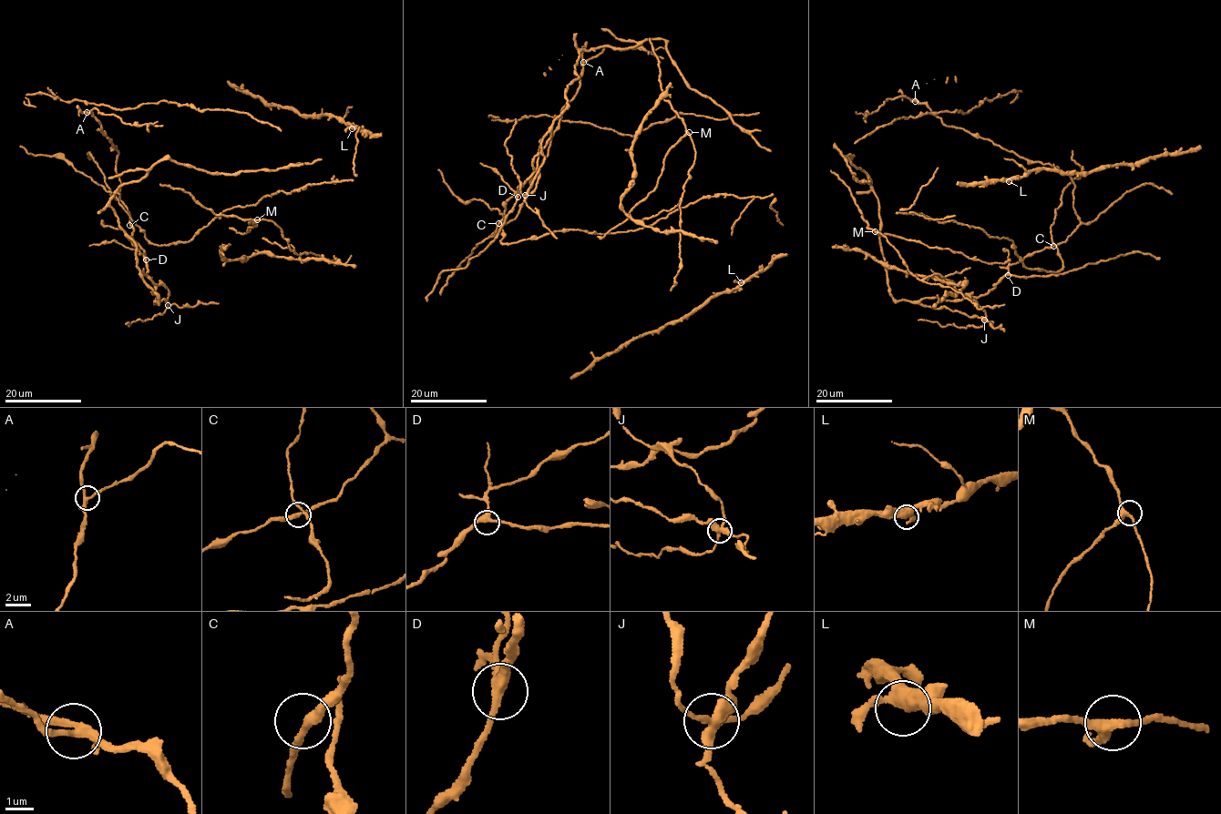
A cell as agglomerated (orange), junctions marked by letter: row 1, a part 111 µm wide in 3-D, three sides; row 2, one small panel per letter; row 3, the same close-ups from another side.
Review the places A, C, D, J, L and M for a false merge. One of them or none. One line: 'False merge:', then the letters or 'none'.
False merge: J

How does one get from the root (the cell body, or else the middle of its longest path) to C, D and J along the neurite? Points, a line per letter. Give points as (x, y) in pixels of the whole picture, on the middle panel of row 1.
C: (537, 238), (502, 243), (502, 226), (498, 223)
D: (537, 238), (501, 242), (504, 235), (499, 222), (504, 216), (505, 204), (516, 192), (518, 197)
J: (537, 238), (502, 243), (499, 222), (549, 132), (525, 195)

